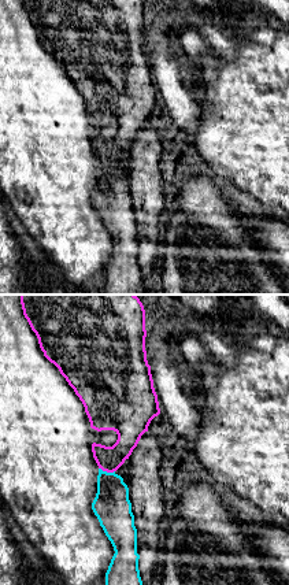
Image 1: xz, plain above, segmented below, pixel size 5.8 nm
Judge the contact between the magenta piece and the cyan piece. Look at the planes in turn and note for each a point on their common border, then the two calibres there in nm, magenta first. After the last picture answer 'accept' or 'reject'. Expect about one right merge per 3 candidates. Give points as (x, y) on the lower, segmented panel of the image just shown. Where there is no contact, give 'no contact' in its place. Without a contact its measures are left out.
(107, 471) | 150/220 nm

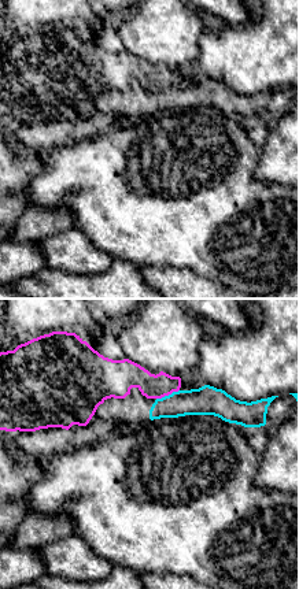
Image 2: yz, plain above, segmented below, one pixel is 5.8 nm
(168, 395) | 150/180 nm

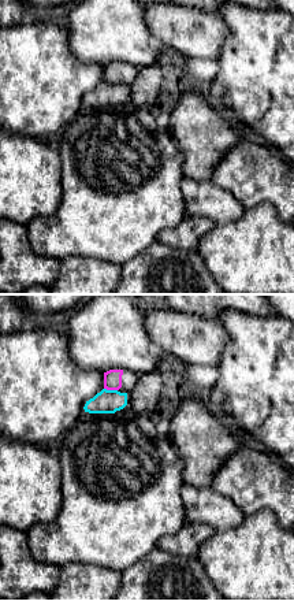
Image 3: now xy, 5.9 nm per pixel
(111, 389) | 110/140 nm

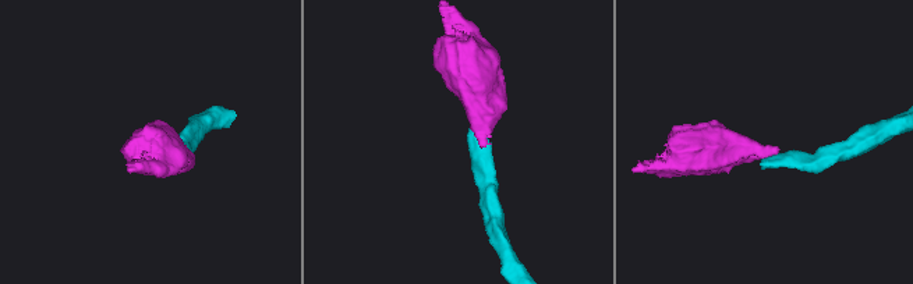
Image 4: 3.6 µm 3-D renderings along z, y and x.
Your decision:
reject

